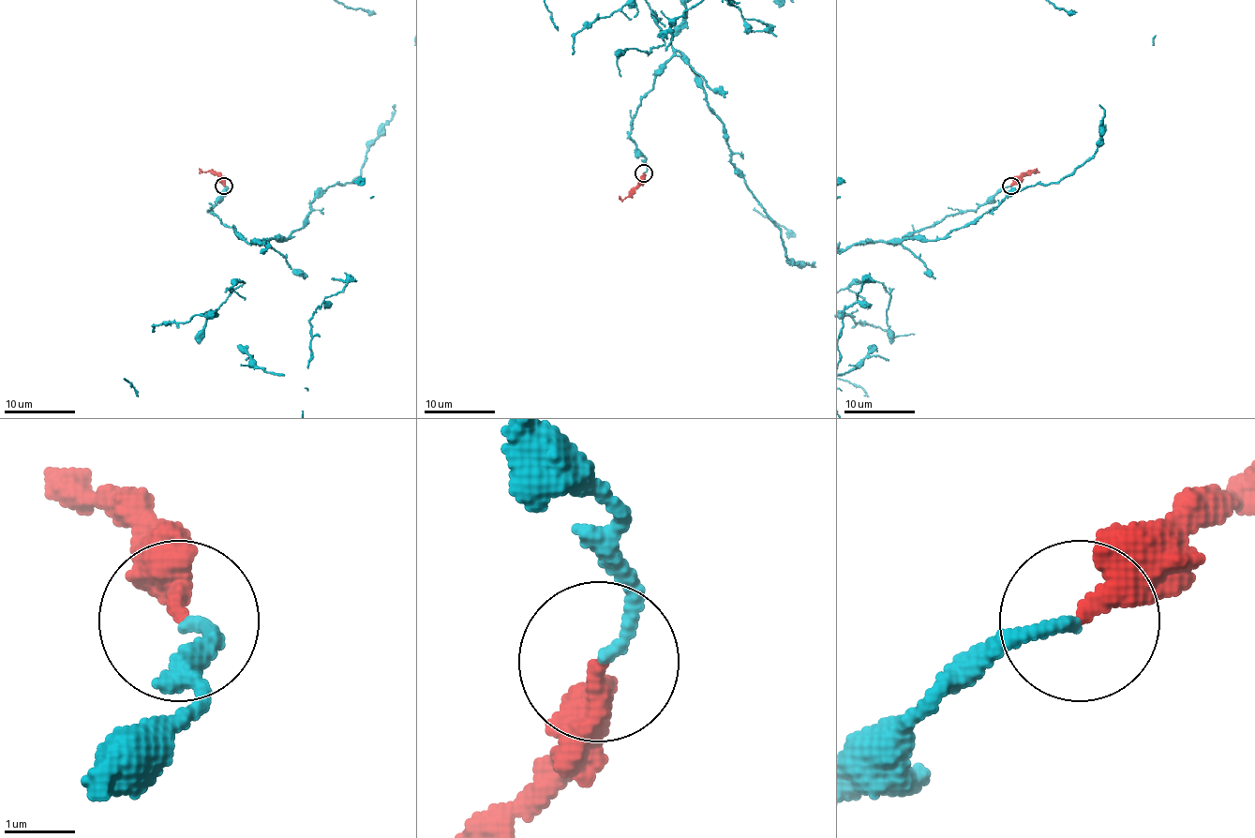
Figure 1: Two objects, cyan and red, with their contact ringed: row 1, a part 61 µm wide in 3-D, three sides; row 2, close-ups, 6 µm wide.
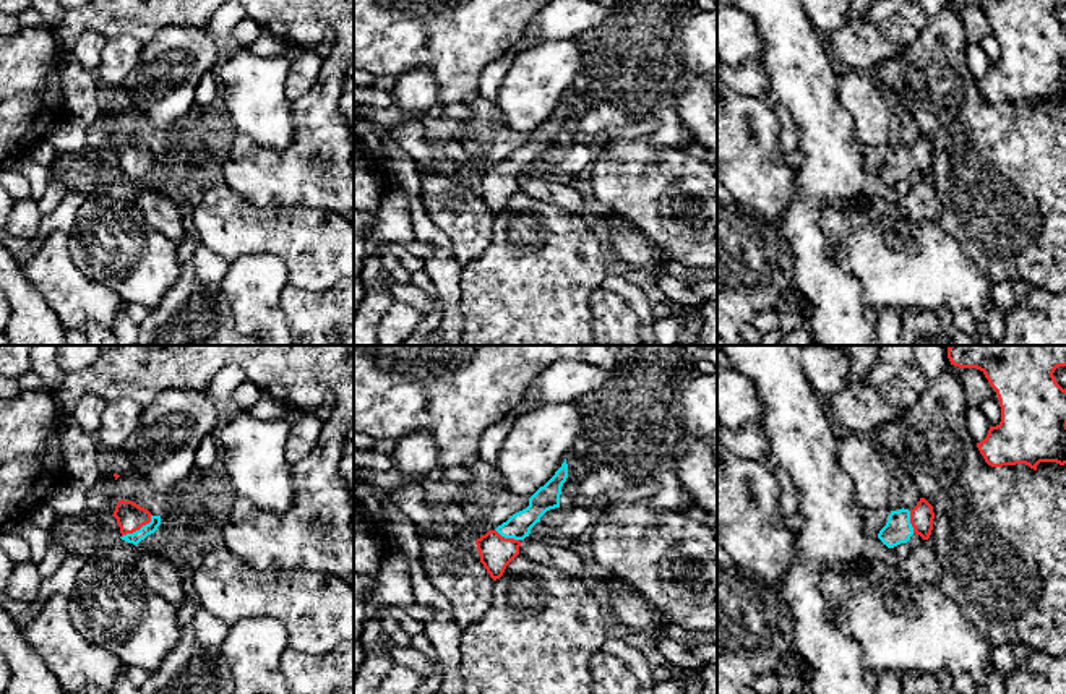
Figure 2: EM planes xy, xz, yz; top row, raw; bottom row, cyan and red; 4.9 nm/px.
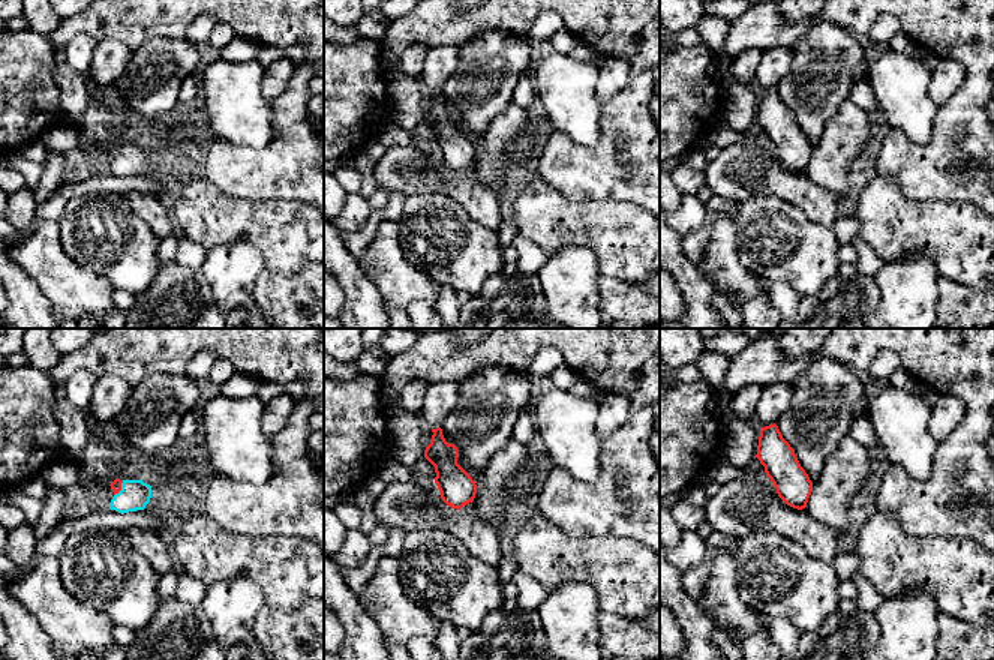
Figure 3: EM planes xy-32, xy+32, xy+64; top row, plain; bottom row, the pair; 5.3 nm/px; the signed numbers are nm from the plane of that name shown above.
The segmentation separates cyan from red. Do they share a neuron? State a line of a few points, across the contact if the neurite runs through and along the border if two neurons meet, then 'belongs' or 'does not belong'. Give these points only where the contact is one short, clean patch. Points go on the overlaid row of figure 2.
line xy (151, 527), (140, 529), (130, 518); belongs

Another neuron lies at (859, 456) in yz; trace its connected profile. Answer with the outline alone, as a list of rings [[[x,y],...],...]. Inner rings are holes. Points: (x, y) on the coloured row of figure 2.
[[[837,428],[837,464],[855,485],[857,508],[866,511],[889,506],[892,477],[883,449],[871,438]]]

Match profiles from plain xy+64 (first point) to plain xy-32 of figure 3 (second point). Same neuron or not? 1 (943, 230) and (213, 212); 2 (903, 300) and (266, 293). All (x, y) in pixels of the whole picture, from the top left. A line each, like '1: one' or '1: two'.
1: one
2: two

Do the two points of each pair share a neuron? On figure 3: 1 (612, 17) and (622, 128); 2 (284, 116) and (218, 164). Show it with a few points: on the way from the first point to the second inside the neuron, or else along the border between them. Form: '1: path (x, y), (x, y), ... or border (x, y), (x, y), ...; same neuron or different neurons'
1: path (634, 44), (639, 48), (639, 89), (633, 101); same neuron
2: path (285, 138), (263, 164), (240, 164); same neuron

